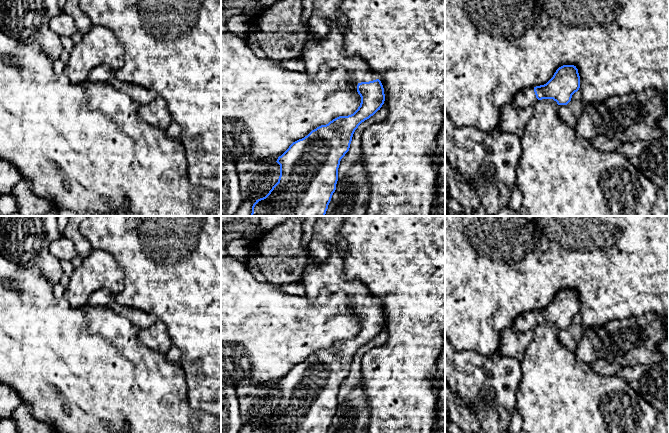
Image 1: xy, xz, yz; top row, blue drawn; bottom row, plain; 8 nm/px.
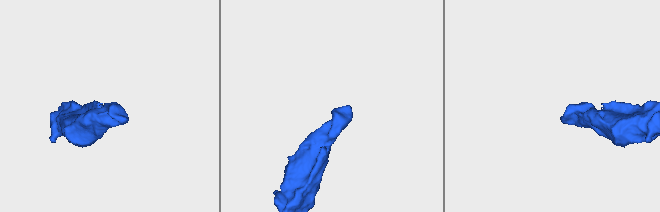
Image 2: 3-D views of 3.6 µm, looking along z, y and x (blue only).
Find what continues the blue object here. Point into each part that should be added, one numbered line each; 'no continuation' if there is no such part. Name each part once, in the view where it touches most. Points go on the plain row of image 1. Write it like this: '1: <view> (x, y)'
1: xz (330, 275)

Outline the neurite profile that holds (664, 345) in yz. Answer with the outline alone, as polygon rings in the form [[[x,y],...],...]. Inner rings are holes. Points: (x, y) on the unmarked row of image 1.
[[[669,338],[663,340],[659,344],[659,351],[662,353],[664,356],[664,359],[669,360]]]

